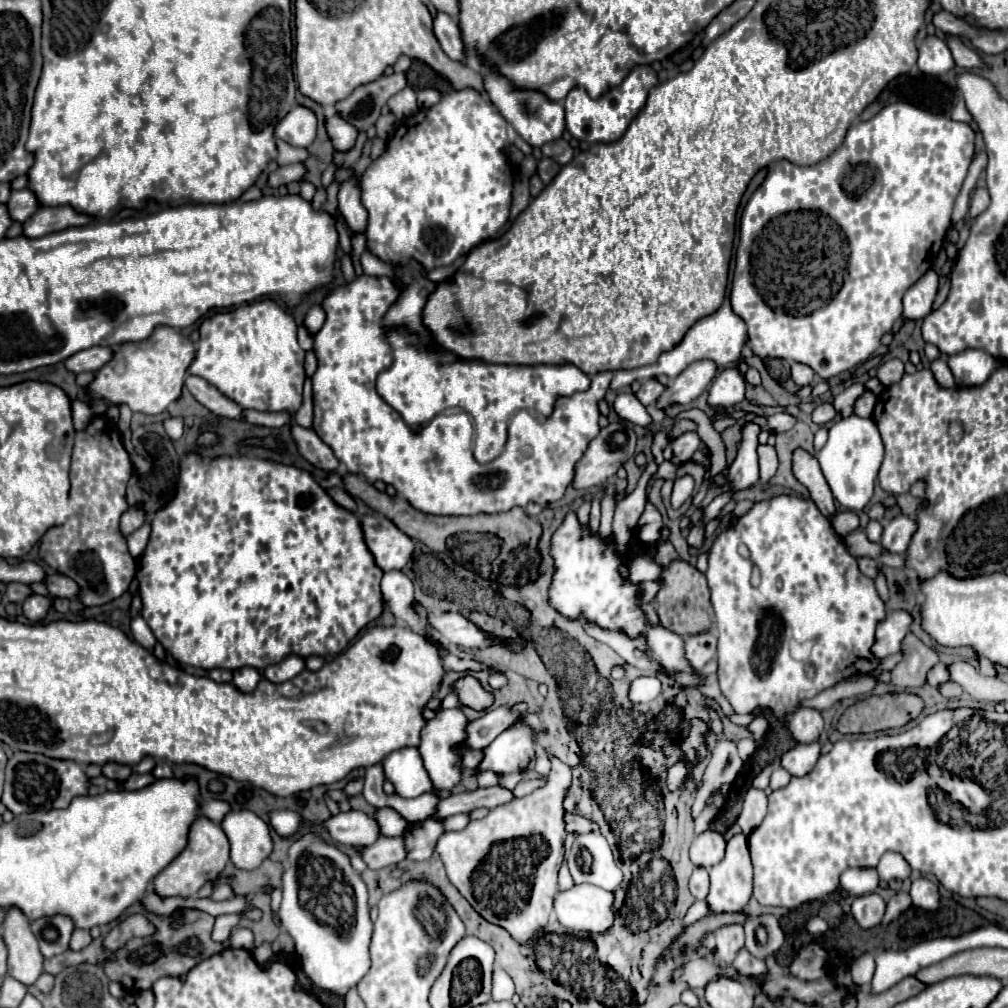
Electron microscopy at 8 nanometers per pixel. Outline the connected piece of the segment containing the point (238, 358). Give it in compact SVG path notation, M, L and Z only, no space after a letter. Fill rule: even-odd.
M272 299L220 311L202 321L196 355L188 373L206 379L244 409L266 413L288 411L294 415L302 405L302 387L306 379L306 353L298 345L296 329L296 319Z

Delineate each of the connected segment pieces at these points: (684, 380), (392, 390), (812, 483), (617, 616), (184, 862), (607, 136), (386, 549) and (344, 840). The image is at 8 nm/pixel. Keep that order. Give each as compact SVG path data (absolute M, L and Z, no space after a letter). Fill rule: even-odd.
M696 361L692 363L688 369L684 369L670 387L666 387L666 391L658 397L656 407L658 409L666 409L674 403L678 405L688 405L690 401L694 401L714 379L716 375L716 365L712 361Z
M398 269L398 277L408 283L408 289L400 291L400 299L384 315L384 325L408 325L408 329L404 333L390 333L388 341L394 347L394 363L378 375L376 391L414 429L422 427L444 409L454 405L462 407L476 421L474 457L480 463L488 463L504 449L506 427L512 413L530 409L548 417L558 395L572 395L590 387L590 377L574 365L486 365L482 361L464 361L448 351L438 353L430 349L430 335L422 325L422 307L426 299L420 297L408 269Z
M794 449L794 453L792 453L792 473L804 487L808 487L814 503L818 505L818 509L826 517L836 513L832 491L828 489L828 483L826 483L822 469L818 465L818 459L812 453L808 453L804 449Z
M568 513L568 517L564 519L564 523L558 527L558 531L552 537L552 555L556 561L556 573L554 573L554 583L550 589L550 603L566 617L580 617L582 613L598 623L600 627L612 629L612 631L620 631L624 629L624 633L632 639L636 639L642 631L644 631L644 619L642 619L642 611L636 605L636 591L638 587L634 587L630 581L622 581L618 575L618 555L614 553L614 545L602 545L598 535L590 535L588 529L582 529L578 525L576 513Z
M200 815L190 829L190 839L188 839L186 849L162 873L156 875L156 879L154 879L156 893L162 897L194 895L206 881L216 879L224 871L228 859L230 859L230 849L228 849L228 837L226 837L224 829L220 829L218 823L208 821L208 817Z
M650 65L634 67L632 73L622 81L622 85L614 87L612 91L608 91L606 95L602 95L598 99L592 99L588 93L584 93L584 89L572 89L564 101L568 131L576 139L584 139L590 143L618 141L624 135L624 129L628 129L632 119L636 117L636 113L640 113L640 109L644 109L644 101L648 97L648 89L650 89L644 83L644 79L658 79Z
M364 515L362 529L366 545L380 569L404 569L404 565L412 559L414 541L396 525L392 525L392 521L378 515Z
M362 811L338 813L324 825L330 831L330 837L340 845L368 847L380 839L380 825Z

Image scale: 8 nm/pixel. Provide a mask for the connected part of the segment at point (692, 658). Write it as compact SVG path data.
M712 631L688 635L684 637L684 651L692 669L702 671L702 667L716 655L716 635Z

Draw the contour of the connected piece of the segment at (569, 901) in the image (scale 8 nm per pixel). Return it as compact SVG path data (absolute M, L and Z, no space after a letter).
M574 885L554 897L556 919L568 931L600 933L612 925L614 895L596 885Z

